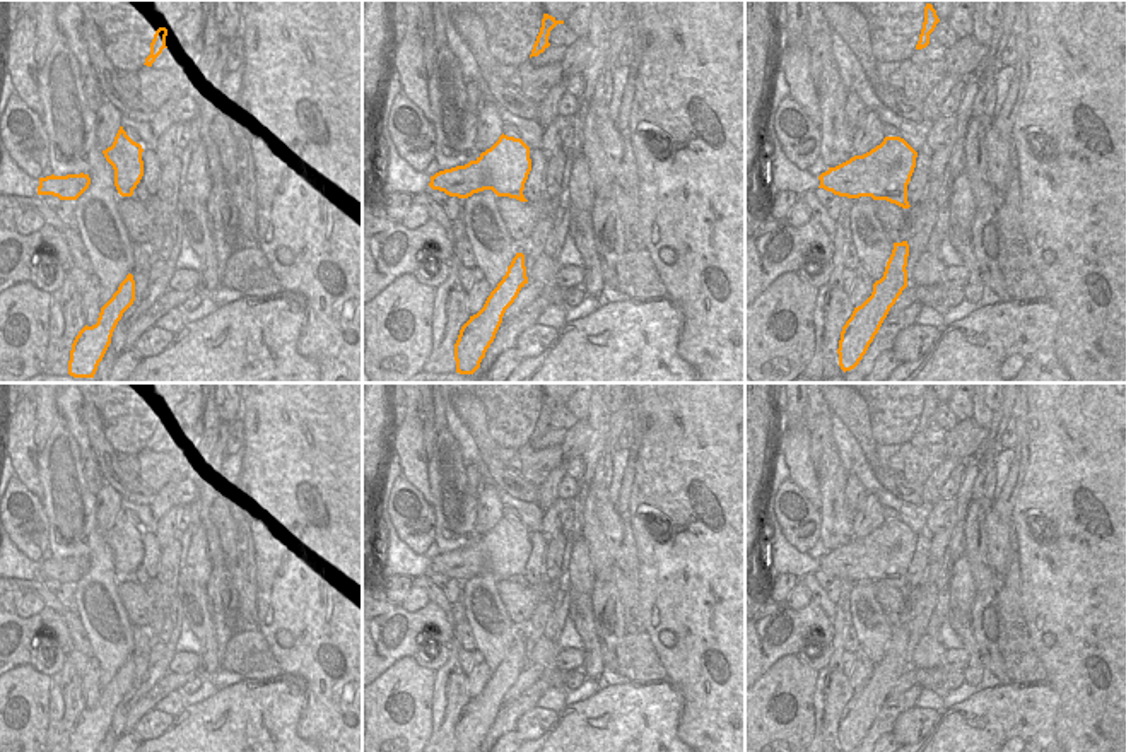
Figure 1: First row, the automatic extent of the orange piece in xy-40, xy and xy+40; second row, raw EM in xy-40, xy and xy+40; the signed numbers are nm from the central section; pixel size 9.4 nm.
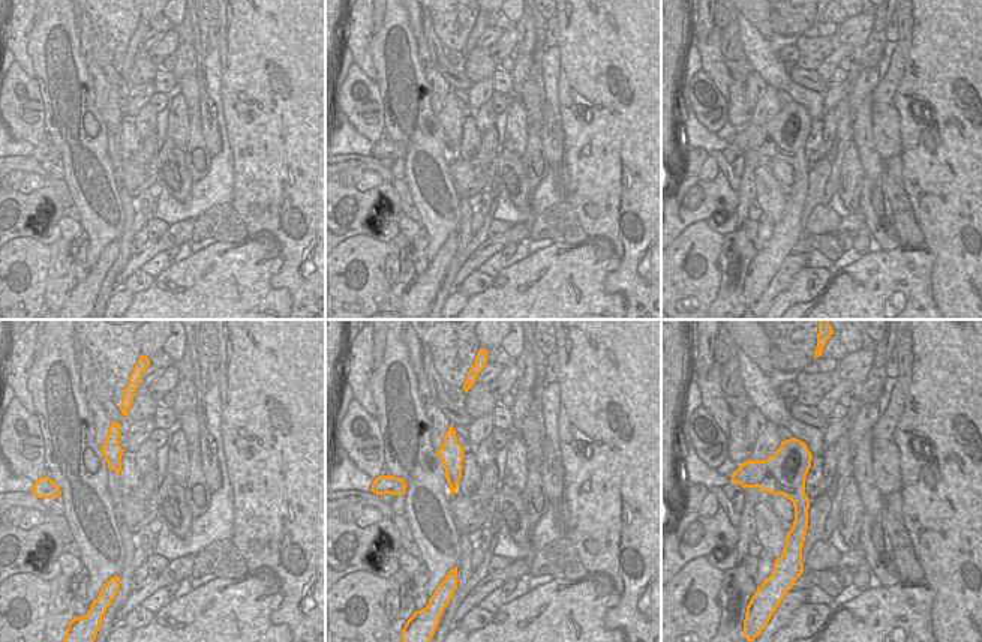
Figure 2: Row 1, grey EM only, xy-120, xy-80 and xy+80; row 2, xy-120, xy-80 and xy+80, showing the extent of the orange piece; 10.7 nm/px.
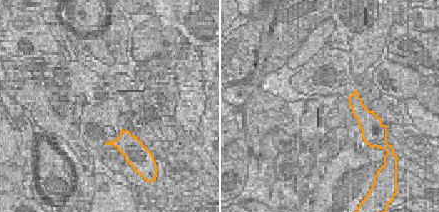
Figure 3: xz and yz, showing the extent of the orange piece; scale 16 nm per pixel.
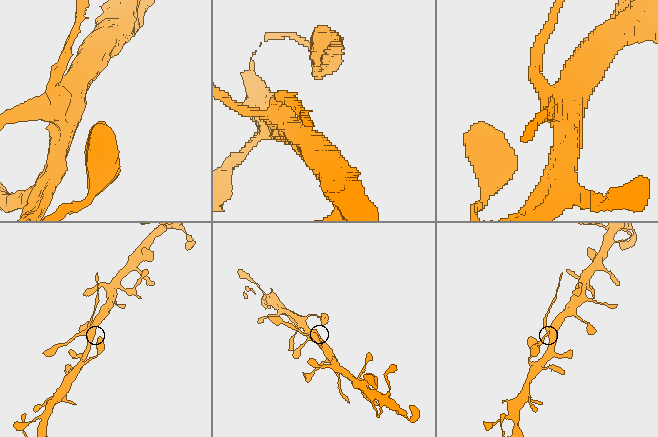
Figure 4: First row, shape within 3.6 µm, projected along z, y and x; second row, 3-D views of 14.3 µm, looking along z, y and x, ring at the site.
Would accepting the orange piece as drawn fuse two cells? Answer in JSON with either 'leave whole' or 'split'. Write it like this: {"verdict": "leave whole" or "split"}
{"verdict": "split"}

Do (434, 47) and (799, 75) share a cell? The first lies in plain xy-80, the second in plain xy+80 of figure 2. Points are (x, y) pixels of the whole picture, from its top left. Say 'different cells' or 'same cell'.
same cell

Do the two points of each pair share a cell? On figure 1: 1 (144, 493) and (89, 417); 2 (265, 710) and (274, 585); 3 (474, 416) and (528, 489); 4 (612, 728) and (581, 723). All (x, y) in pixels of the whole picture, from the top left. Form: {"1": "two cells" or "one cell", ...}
{"1": "one cell", "2": "two cells", "3": "one cell", "4": "one cell"}

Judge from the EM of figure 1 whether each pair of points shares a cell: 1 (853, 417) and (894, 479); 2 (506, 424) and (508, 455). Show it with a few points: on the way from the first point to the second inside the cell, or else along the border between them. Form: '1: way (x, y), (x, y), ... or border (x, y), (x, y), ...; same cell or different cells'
1: way (862, 433), (879, 467); same cell
2: border (499, 446), (513, 446), (516, 450); different cells

